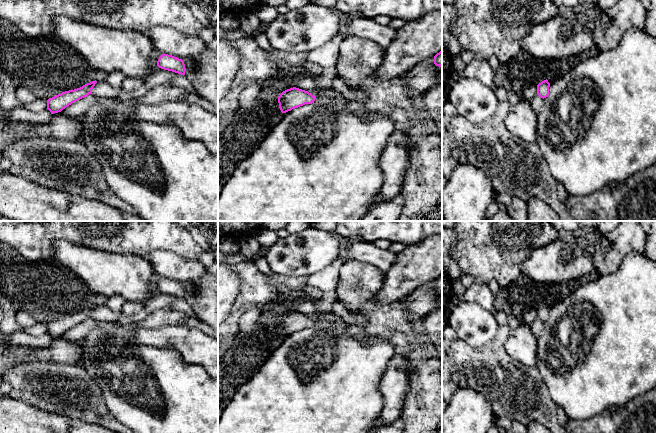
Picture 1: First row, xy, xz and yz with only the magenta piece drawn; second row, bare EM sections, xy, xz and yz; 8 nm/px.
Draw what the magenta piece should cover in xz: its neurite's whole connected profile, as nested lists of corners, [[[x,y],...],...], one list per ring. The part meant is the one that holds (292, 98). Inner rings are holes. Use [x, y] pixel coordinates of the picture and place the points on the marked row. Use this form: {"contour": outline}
{"contour": [[[293,87],[280,94],[278,103],[281,112],[286,113],[305,104],[311,104],[315,99],[316,96],[313,96],[308,91]]]}

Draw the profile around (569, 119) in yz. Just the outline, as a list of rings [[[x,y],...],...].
[[[633,27],[627,30],[620,44],[612,50],[599,52],[597,55],[581,61],[572,70],[550,84],[549,95],[543,99],[537,112],[537,140],[552,178],[561,183],[567,193],[573,196],[589,195],[600,188],[623,182],[636,172],[643,171],[656,162],[656,38],[651,37],[643,28]]]

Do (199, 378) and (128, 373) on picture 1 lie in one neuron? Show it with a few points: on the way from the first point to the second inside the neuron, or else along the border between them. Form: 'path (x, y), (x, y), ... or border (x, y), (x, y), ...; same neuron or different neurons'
path (181, 378), (146, 378); same neuron

